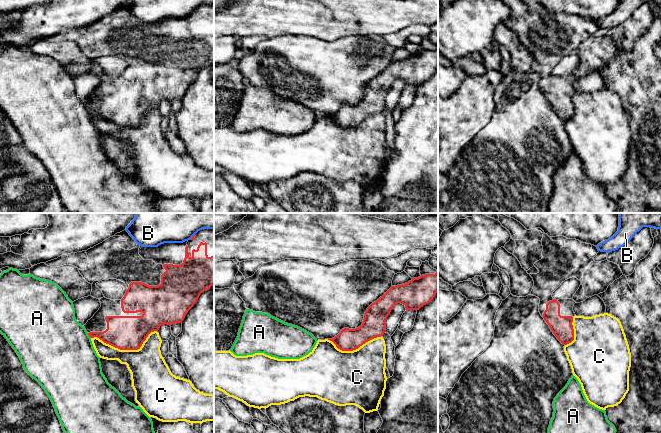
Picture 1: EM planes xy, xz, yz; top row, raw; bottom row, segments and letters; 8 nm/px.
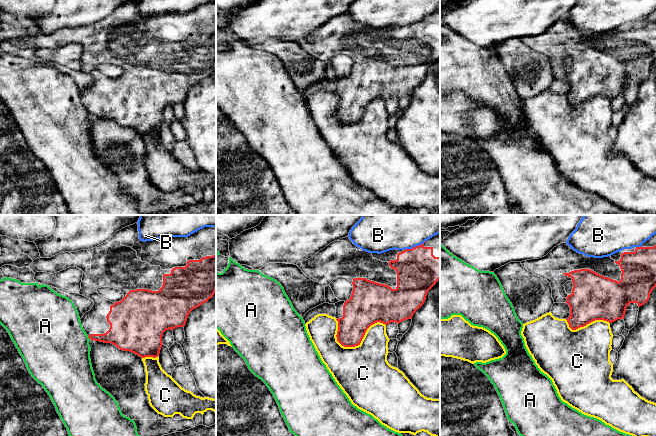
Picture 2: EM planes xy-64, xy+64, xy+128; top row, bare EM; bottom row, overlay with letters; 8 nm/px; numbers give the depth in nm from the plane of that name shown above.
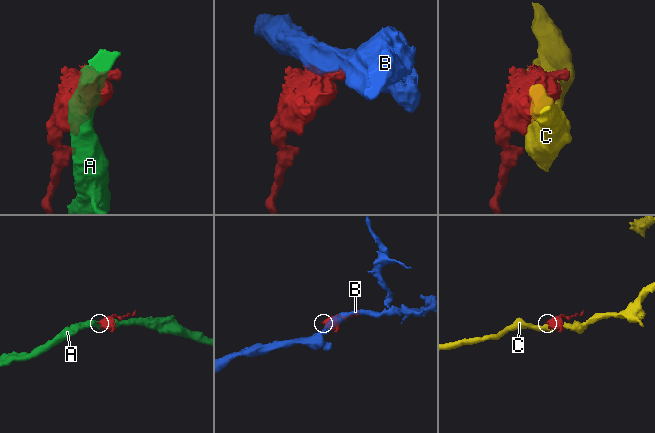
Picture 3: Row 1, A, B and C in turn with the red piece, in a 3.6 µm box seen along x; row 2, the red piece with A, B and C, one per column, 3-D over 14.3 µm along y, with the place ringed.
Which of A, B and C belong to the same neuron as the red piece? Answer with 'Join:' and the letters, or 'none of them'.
Join: none of them

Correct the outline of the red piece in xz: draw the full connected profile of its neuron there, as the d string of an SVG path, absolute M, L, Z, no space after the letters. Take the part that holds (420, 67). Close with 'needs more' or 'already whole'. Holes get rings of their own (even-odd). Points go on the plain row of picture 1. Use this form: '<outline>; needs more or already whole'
M438 47L412 54L408 59L392 62L372 79L364 90L363 99L355 105L344 104L332 115L342 127L353 127L386 108L386 95L393 83L401 79L406 86L419 86L430 79L438 68Z; already whole

